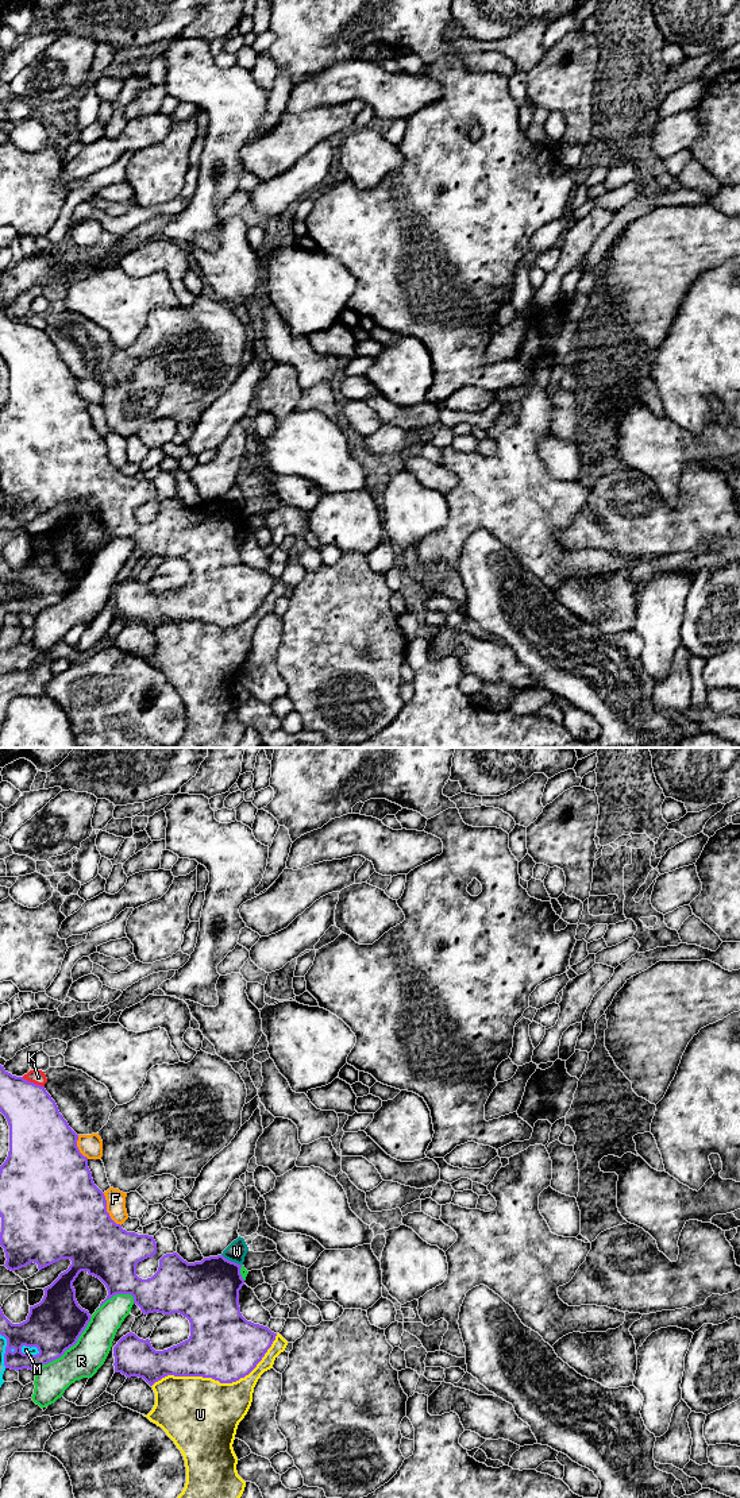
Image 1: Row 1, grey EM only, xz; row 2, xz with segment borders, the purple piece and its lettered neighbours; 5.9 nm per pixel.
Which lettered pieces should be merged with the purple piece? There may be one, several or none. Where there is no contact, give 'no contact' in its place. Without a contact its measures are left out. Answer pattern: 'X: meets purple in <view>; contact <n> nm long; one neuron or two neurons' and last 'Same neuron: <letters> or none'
F: meets purple in xz; contact 220 nm long; two neurons
K: meets purple in xz; contact 150 nm long; two neurons
M: meets purple in xz; contact 120 nm long; two neurons
R: meets purple in xz; contact 480 nm long; two neurons
U: meets purple in xz; contact 800 nm long; two neurons
W: meets purple in xz; contact 140 nm long; two neurons
Same neuron: none

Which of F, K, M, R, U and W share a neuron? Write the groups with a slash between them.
F / K / M / R / U / W

